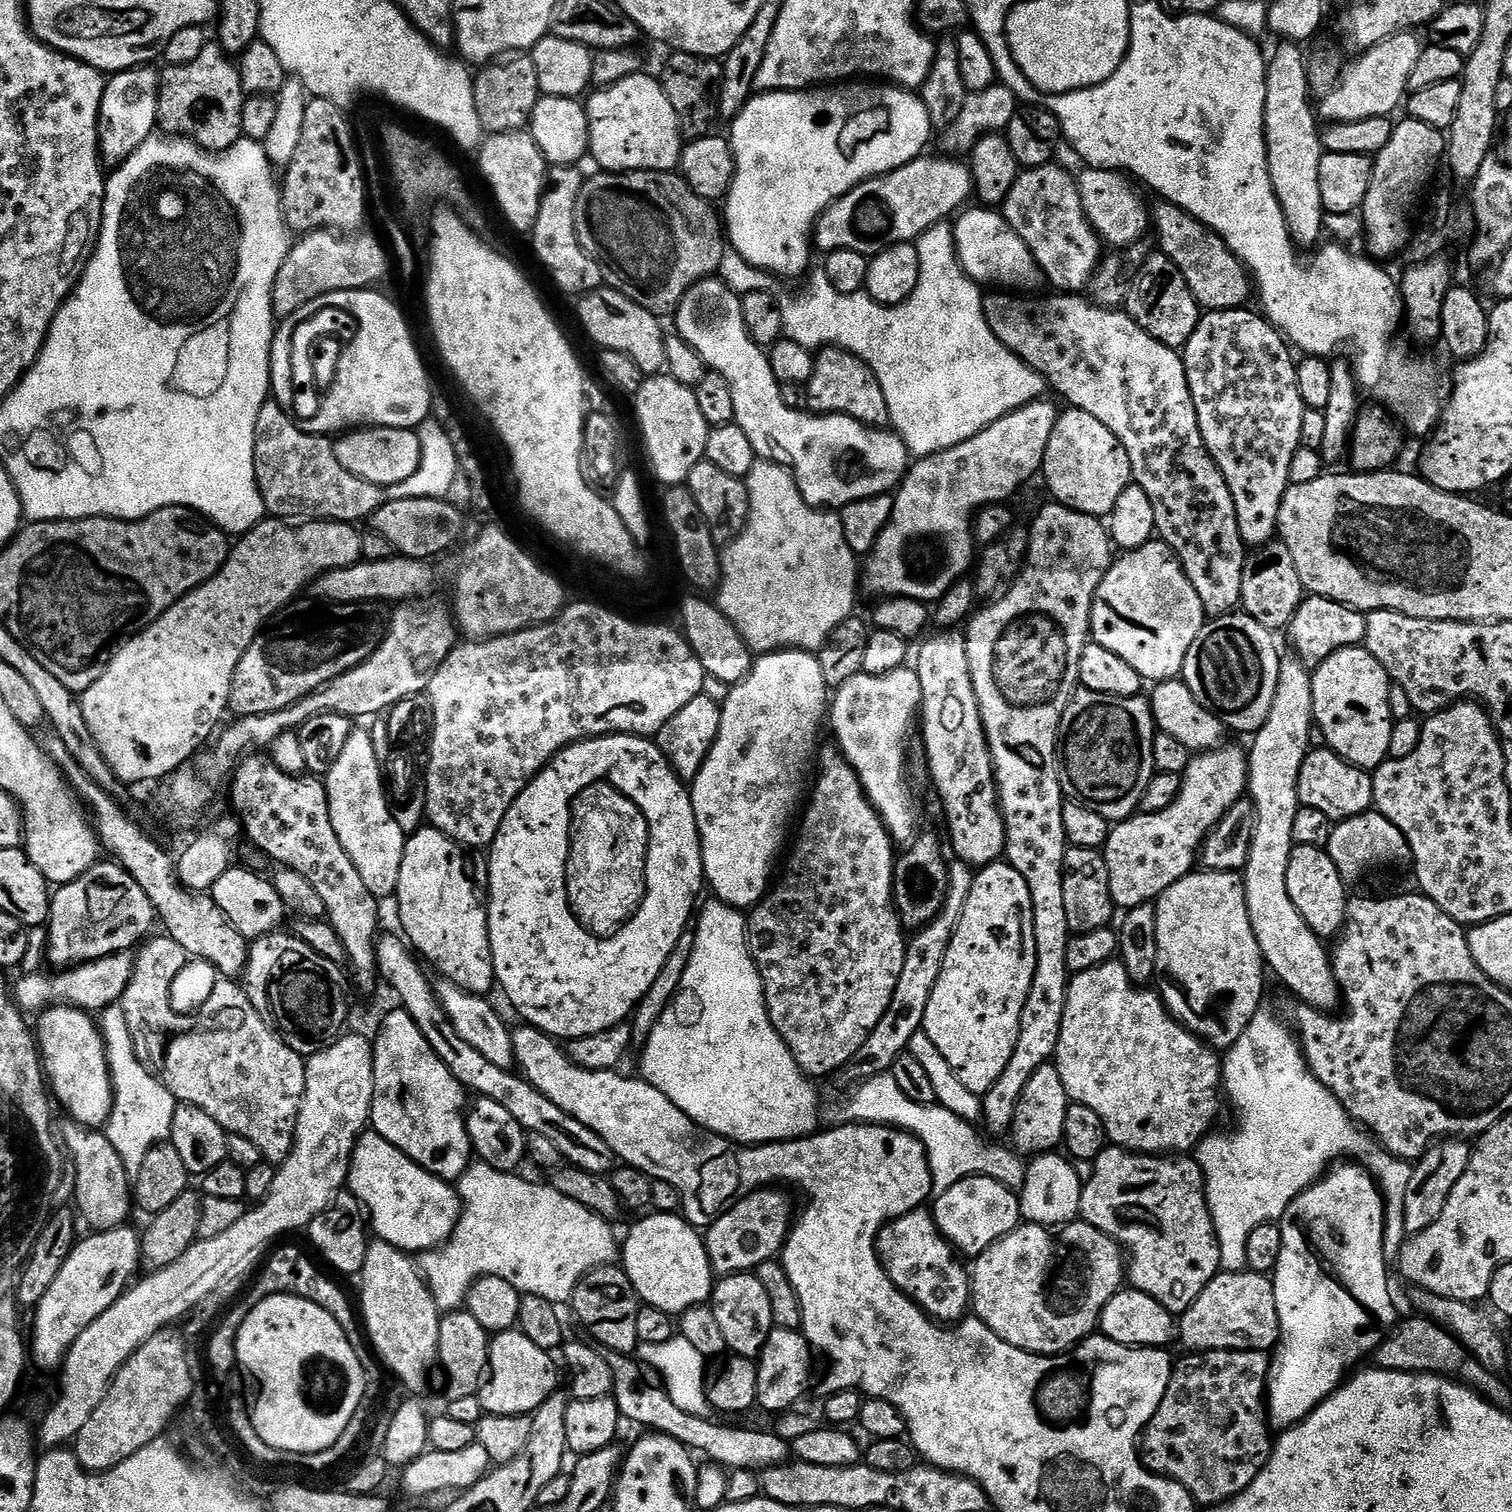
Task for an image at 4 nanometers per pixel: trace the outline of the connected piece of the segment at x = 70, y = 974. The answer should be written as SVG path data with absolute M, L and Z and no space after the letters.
M131 951L111 952L97 960L85 960L83 964L69 967L67 970L53 971L53 976L43 976L43 971L36 970L24 974L17 984L14 984L14 999L16 1007L25 1013L39 1014L49 1006L67 1004L69 1008L80 1008L89 1014L99 1014L111 1004L120 1004L124 991L132 977L134 956Z

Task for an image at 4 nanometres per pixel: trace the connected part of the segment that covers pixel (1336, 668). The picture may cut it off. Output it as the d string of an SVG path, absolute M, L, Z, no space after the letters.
M1353 646L1330 654L1312 672L1312 715L1315 727L1324 735L1323 743L1355 768L1374 770L1389 759L1393 718L1390 710L1390 681L1386 670L1370 655L1367 648Z

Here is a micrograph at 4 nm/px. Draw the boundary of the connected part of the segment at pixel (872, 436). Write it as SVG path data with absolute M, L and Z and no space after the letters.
M705 278L689 286L674 309L675 316L675 335L690 342L690 346L694 346L694 350L698 350L698 354L704 359L705 365L722 378L726 378L730 388L730 398L733 399L734 404L736 415L734 422L739 428L746 430L746 438L750 438L750 446L754 446L757 457L771 460L789 469L802 498L811 508L839 510L855 500L882 496L891 493L907 476L910 453L895 431L869 428L867 424L849 416L813 414L811 411L791 408L783 404L779 394L781 383L774 378L774 370L770 370L765 349L748 337L746 324L742 322L740 296L723 280Z

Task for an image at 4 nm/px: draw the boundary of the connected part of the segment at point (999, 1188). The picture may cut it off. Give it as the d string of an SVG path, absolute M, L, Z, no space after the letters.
M967 1176L943 1189L940 1205L934 1208L936 1227L957 1252L968 1258L980 1256L989 1244L998 1242L1021 1223L1020 1201L1013 1189L985 1176Z

